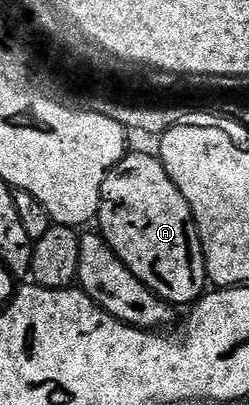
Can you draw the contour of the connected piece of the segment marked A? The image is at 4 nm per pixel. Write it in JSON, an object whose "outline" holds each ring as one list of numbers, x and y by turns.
{"outline":[[128,153,107,174,105,185,101,185,98,223,113,253,166,303,191,305,204,294,209,280,195,218,185,197,165,173,163,162,154,154]]}

